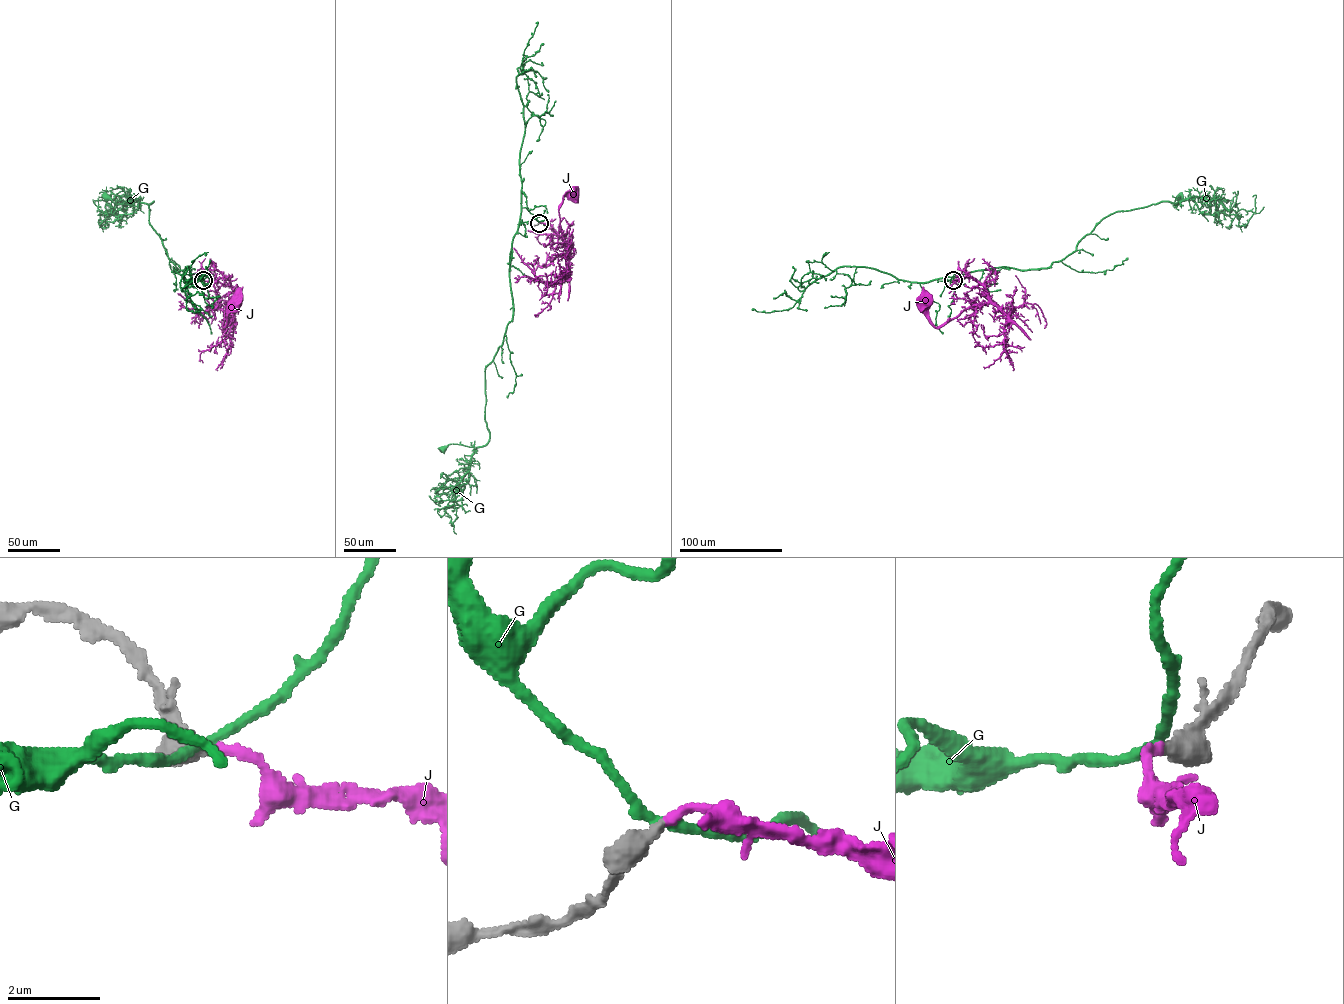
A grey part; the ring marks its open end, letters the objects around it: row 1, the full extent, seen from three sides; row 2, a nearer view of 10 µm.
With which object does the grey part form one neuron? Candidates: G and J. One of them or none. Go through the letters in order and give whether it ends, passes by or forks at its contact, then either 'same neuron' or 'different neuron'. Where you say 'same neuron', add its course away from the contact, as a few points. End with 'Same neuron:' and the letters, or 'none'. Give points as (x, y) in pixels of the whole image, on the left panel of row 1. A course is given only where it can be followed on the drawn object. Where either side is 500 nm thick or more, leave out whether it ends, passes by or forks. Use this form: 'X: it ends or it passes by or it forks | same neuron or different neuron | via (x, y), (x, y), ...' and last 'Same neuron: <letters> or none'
G: it passes by | different neuron
J: it ends | same neuron | via (203, 280), (226, 278), (232, 286), (233, 300), (222, 327), (227, 312), (238, 302)
Same neuron: J

